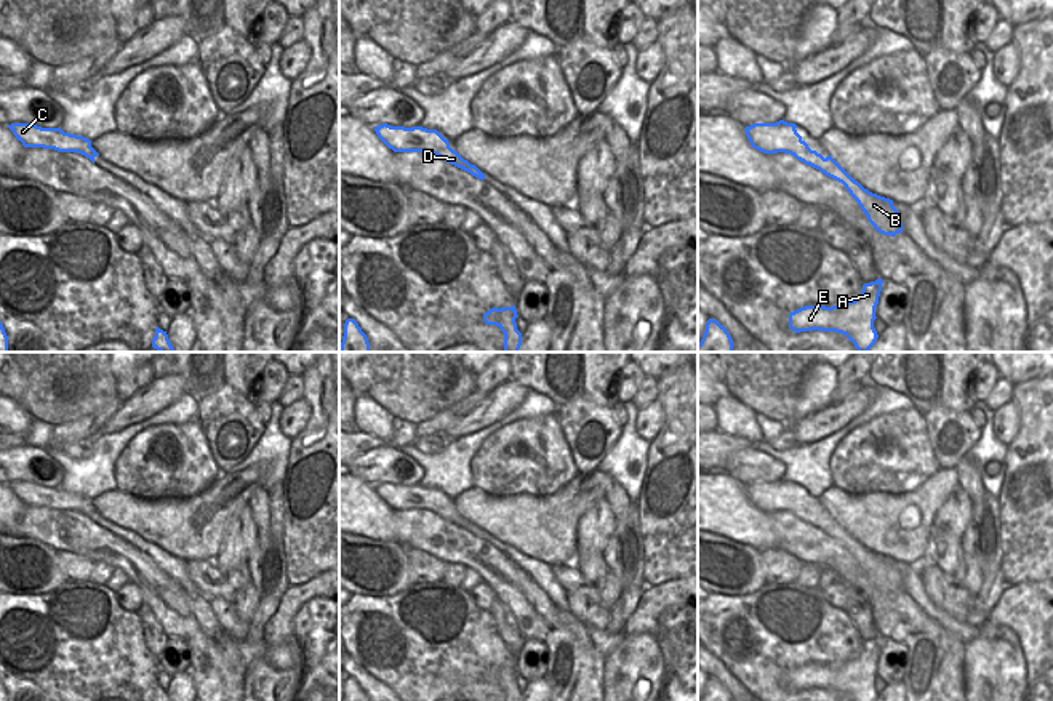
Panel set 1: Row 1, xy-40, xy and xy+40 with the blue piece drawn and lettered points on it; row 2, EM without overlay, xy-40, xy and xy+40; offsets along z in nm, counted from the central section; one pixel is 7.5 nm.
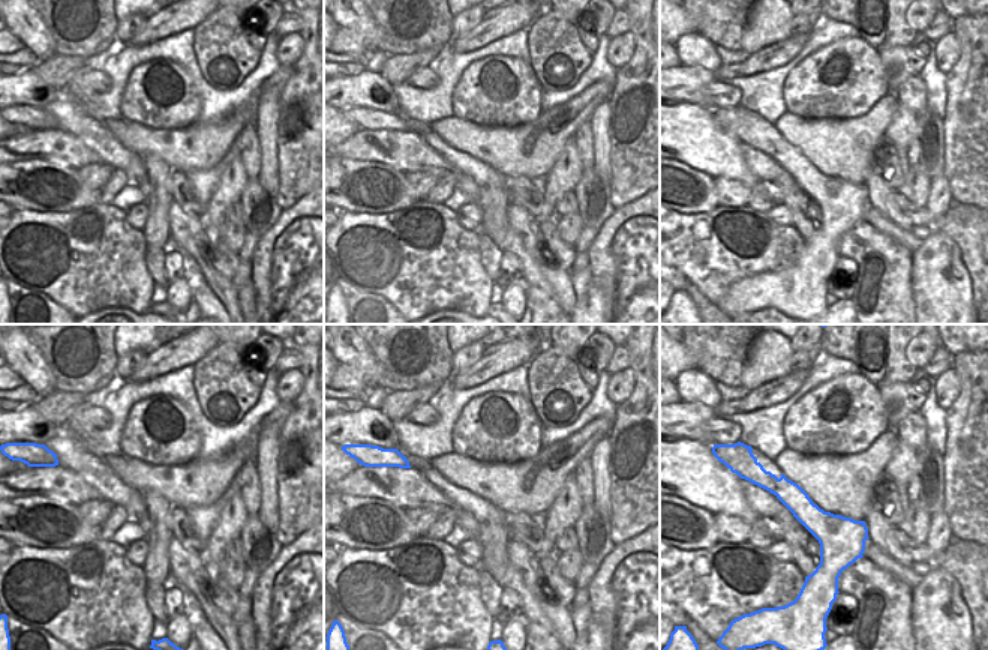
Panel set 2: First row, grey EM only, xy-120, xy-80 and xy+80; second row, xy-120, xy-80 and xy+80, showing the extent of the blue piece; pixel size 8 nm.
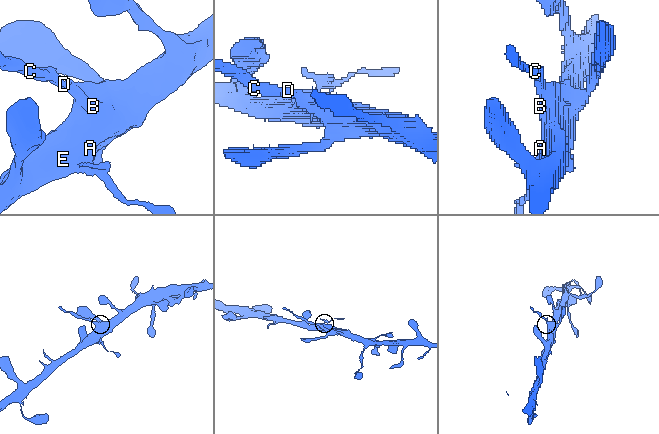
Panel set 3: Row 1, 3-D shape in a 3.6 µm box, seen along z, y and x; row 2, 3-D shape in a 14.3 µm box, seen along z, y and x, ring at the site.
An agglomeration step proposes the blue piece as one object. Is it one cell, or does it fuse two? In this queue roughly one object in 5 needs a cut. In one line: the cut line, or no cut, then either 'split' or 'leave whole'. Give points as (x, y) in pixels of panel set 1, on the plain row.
cut xy+40 (824, 517), (828, 525), (821, 530); split

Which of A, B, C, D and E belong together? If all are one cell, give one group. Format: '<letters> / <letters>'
A B E / C D

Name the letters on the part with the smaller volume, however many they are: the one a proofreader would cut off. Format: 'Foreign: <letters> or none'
Foreign: C, D

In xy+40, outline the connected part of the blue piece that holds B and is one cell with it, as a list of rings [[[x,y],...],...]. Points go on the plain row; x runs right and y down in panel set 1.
[[[827,514],[824,520],[829,522],[829,527],[821,531],[845,544],[875,589],[891,595],[903,591],[901,571],[893,565],[893,559],[864,547],[831,514]]]

